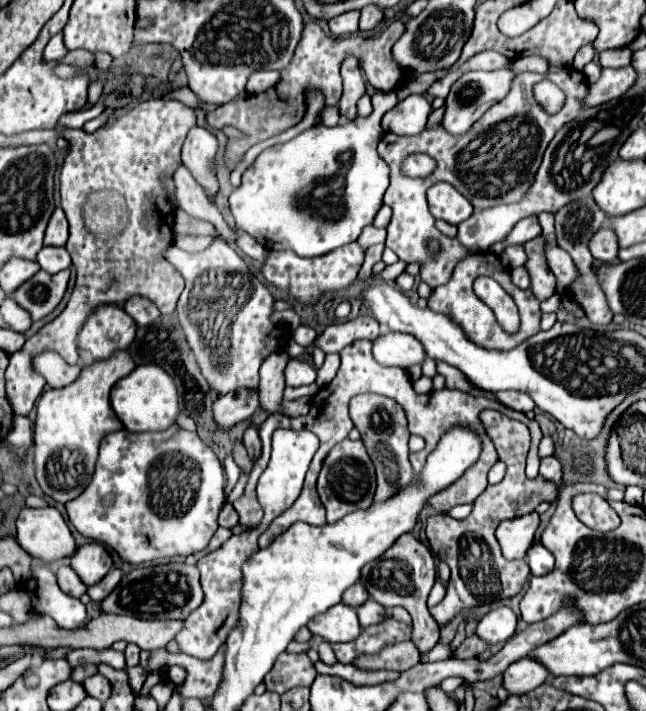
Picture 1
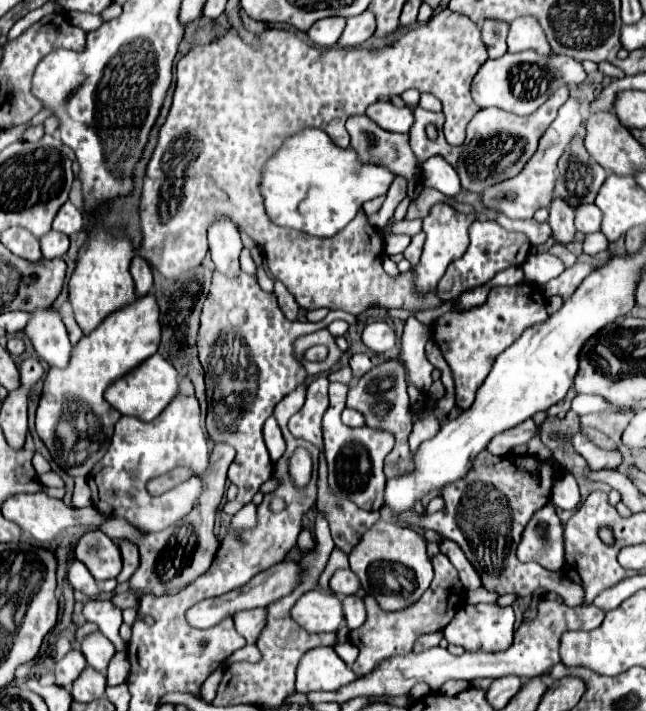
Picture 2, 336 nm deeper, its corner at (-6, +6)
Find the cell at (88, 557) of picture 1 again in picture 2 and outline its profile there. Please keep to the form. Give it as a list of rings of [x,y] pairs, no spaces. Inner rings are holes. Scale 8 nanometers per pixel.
[[[100,530],[88,532],[78,540],[76,558],[90,570],[90,574],[98,582],[116,578],[122,570],[118,544]]]

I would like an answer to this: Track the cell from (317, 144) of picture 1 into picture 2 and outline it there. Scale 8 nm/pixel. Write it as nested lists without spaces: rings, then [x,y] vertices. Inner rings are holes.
[[[304,128],[288,136],[278,152],[264,164],[260,192],[266,214],[278,226],[294,228],[318,238],[332,238],[344,230],[366,200],[384,196],[394,174],[382,166],[362,164],[352,148],[338,148],[326,132]]]

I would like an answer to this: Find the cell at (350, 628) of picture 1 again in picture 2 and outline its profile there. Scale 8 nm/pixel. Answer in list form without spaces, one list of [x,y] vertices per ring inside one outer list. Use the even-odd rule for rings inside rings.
[[[322,590],[306,592],[290,614],[308,632],[338,632],[344,624],[342,600],[336,594]]]

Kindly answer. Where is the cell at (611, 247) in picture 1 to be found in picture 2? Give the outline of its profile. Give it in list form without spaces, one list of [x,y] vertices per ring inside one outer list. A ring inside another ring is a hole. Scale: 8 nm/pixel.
[[[582,204],[576,210],[576,228],[584,234],[600,232],[602,226],[602,212],[596,204]]]

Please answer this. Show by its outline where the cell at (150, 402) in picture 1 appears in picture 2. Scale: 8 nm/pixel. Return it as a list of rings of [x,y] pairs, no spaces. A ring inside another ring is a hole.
[[[154,354],[148,360],[144,360],[138,368],[128,372],[124,378],[110,384],[108,390],[104,392],[104,398],[120,414],[150,422],[174,400],[176,394],[178,394],[178,372],[176,372],[176,368],[170,362],[166,362],[160,354]]]

